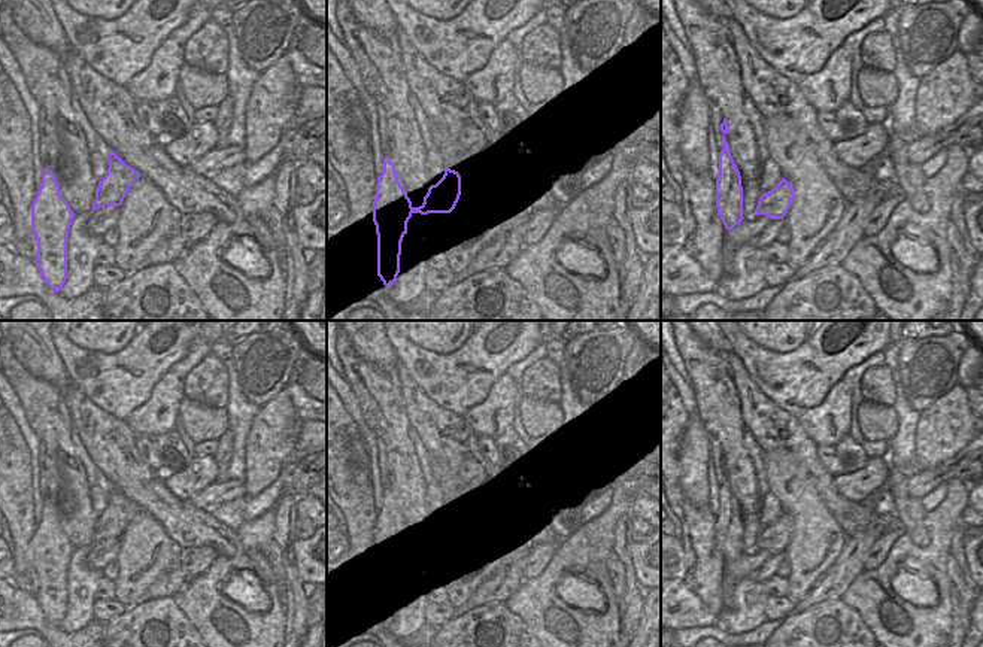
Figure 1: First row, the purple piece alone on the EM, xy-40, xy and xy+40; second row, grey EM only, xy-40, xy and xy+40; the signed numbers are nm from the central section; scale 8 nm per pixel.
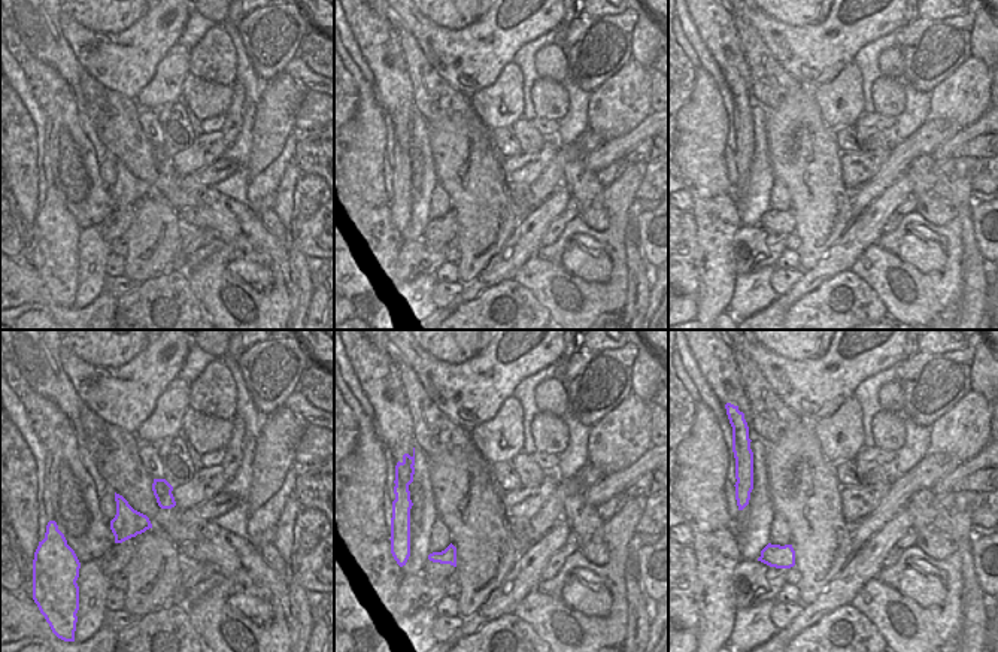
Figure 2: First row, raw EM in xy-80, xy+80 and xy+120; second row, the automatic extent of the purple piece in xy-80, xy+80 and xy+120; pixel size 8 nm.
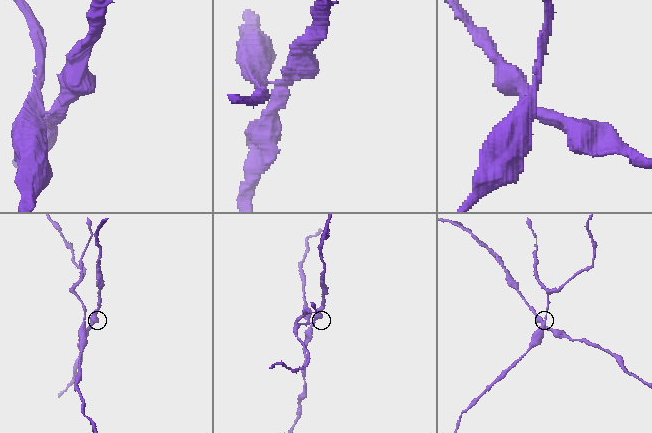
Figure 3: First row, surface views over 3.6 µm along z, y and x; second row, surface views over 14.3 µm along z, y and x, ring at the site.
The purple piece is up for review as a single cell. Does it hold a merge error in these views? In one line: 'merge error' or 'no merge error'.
merge error

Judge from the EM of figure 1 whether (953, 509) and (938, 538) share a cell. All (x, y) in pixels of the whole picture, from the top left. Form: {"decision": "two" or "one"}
{"decision": "one"}

